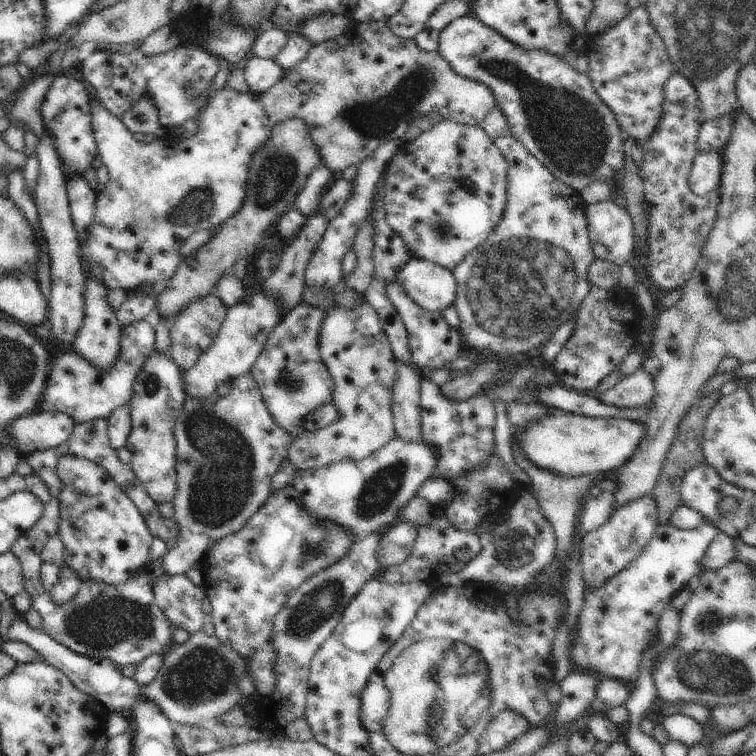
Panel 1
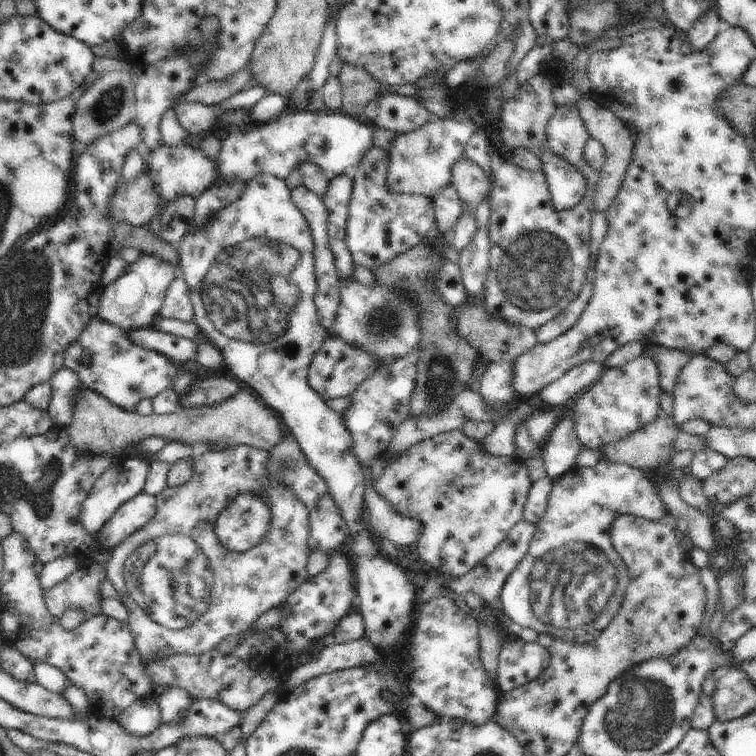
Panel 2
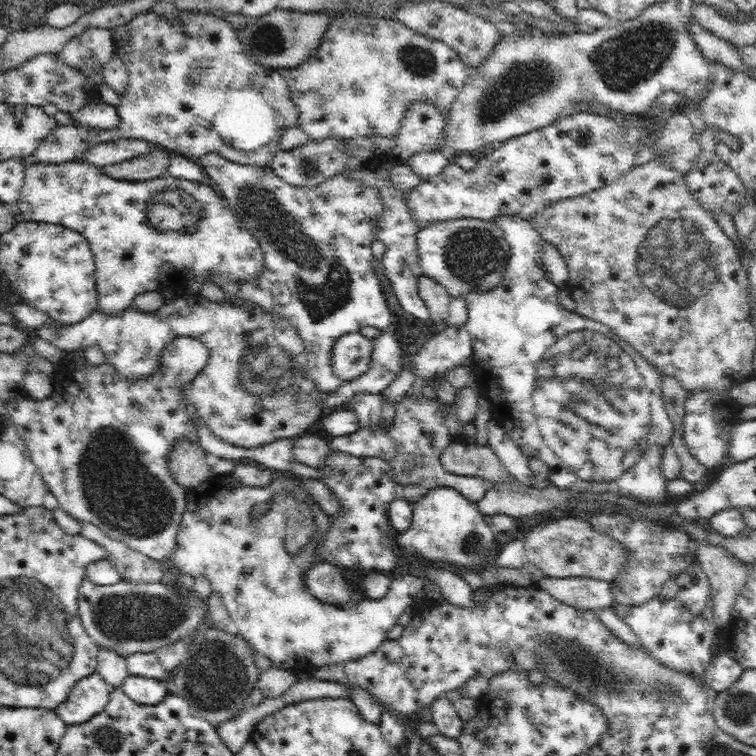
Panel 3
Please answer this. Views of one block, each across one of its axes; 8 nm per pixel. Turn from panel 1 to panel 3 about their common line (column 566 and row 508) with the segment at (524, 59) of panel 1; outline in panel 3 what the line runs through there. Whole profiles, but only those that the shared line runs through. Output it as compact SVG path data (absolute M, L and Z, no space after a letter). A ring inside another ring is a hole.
M178 337L168 342L168 344L165 344L165 347L162 348L157 358L158 370L154 374L150 374L150 376L142 376L140 380L122 378L109 362L104 362L100 366L88 366L85 363L84 368L80 368L80 370L72 370L72 368L68 368L67 370L68 374L74 378L78 390L66 388L64 392L52 392L52 396L50 398L46 397L44 400L36 400L26 395L6 402L5 407L7 408L8 414L16 430L26 443L32 462L37 466L49 491L58 499L60 508L81 523L88 522L96 525L110 539L124 542L128 548L143 553L146 557L153 558L157 561L166 560L166 558L171 557L177 548L178 526L180 526L186 509L187 492L170 475L168 470L168 456L176 440L185 438L186 440L193 440L194 442L198 441L198 429L196 429L196 424L194 424L186 413L186 402L183 400L181 387L189 383L206 366L209 359L209 352L210 349L198 339Z

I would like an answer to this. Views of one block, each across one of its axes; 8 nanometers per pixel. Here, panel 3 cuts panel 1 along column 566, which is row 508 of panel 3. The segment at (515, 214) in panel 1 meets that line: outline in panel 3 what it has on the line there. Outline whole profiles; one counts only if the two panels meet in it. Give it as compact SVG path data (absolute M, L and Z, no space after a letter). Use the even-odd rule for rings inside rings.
M290 471L288 472L273 472L273 482L265 488L262 487L250 487L244 485L238 481L238 478L232 474L226 476L215 476L212 474L205 482L202 482L198 487L190 488L186 490L187 500L186 509L180 523L177 532L177 548L170 558L166 560L158 560L162 570L167 571L170 568L179 570L182 574L190 574L196 578L197 576L204 576L214 592L220 593L224 605L226 605L227 612L232 621L236 623L238 633L244 637L253 648L254 651L259 654L266 655L266 658L272 661L274 667L281 669L291 670L295 674L302 672L312 672L318 667L343 663L352 659L359 659L361 656L366 656L371 652L377 650L381 642L387 639L388 631L398 625L399 618L403 615L406 608L412 607L412 602L418 596L418 594L424 590L424 582L418 576L412 574L402 575L401 577L392 580L389 586L389 591L386 592L386 596L382 599L370 599L362 597L357 600L357 603L345 604L346 608L340 608L339 606L332 606L330 603L326 604L319 598L316 598L310 588L305 582L305 572L314 564L314 561L324 561L322 557L322 548L324 548L324 540L326 540L326 534L328 534L329 523L331 518L328 514L322 511L320 505L314 503L312 495L306 489L302 489L302 479L298 476L294 476Z

